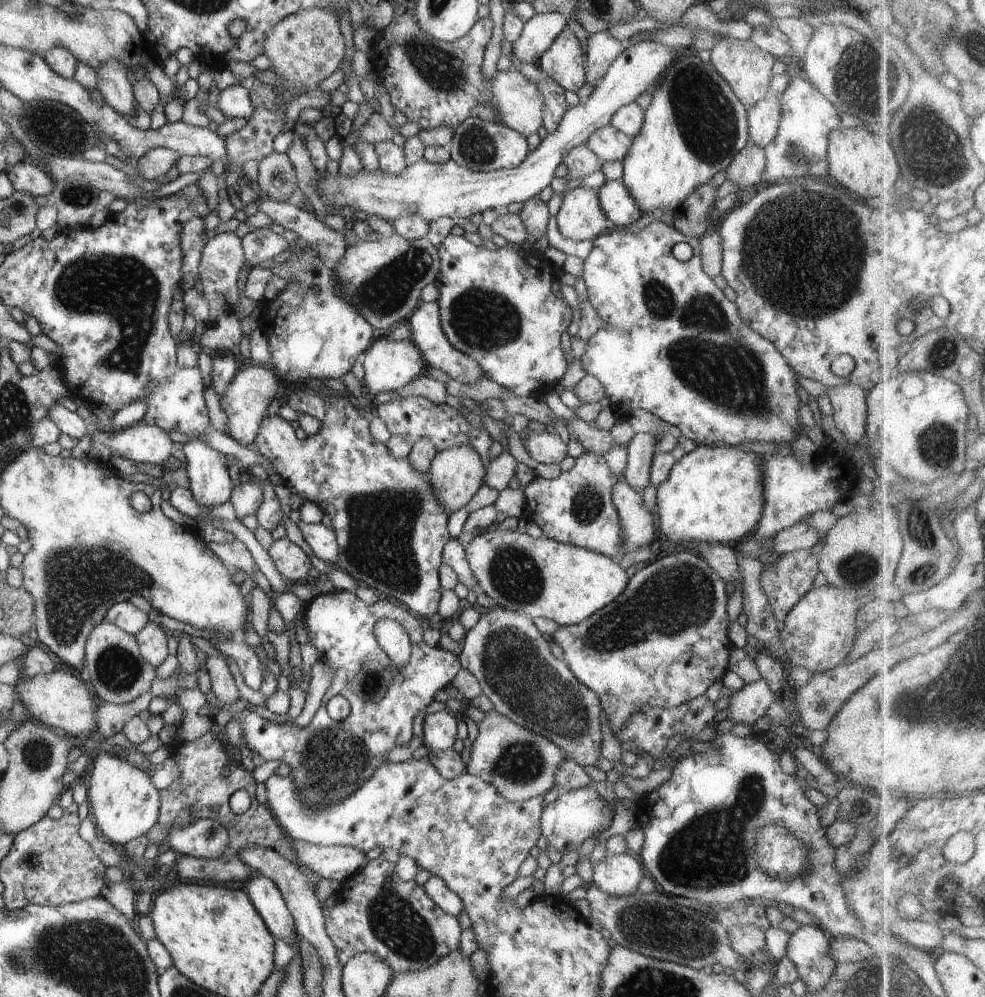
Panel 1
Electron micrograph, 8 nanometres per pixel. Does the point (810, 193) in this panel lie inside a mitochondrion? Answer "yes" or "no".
yes

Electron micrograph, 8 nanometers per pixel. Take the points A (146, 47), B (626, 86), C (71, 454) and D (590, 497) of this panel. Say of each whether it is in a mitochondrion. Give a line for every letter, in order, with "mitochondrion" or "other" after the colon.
A: other
B: other
C: other
D: mitochondrion

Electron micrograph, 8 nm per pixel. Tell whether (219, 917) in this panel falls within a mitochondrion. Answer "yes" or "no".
no

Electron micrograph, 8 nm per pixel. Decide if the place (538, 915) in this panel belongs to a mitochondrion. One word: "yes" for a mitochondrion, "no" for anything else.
no

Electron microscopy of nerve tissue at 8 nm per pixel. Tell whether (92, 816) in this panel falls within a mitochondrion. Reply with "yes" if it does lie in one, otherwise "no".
no

